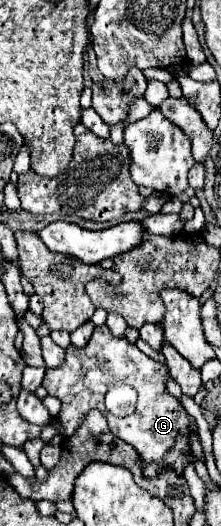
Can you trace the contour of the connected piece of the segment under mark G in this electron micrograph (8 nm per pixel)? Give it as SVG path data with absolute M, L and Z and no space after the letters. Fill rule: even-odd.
M106 325L98 327L98 337L92 337L84 349L68 347L66 359L62 365L54 369L46 369L46 377L42 385L48 389L48 395L54 395L62 401L62 409L58 421L64 429L64 437L74 435L82 419L90 409L100 409L108 417L110 431L130 443L144 463L144 477L152 479L160 475L164 469L172 469L174 473L182 475L184 467L194 459L190 449L190 431L198 433L194 419L184 411L182 403L166 391L166 365L160 365L146 357L136 345L130 345L124 337L114 337ZM96 349L98 349L98 363L96 363ZM112 381L126 381L138 391L138 405L130 419L114 417L104 407L104 395ZM180 439L184 439L184 447L174 447Z

